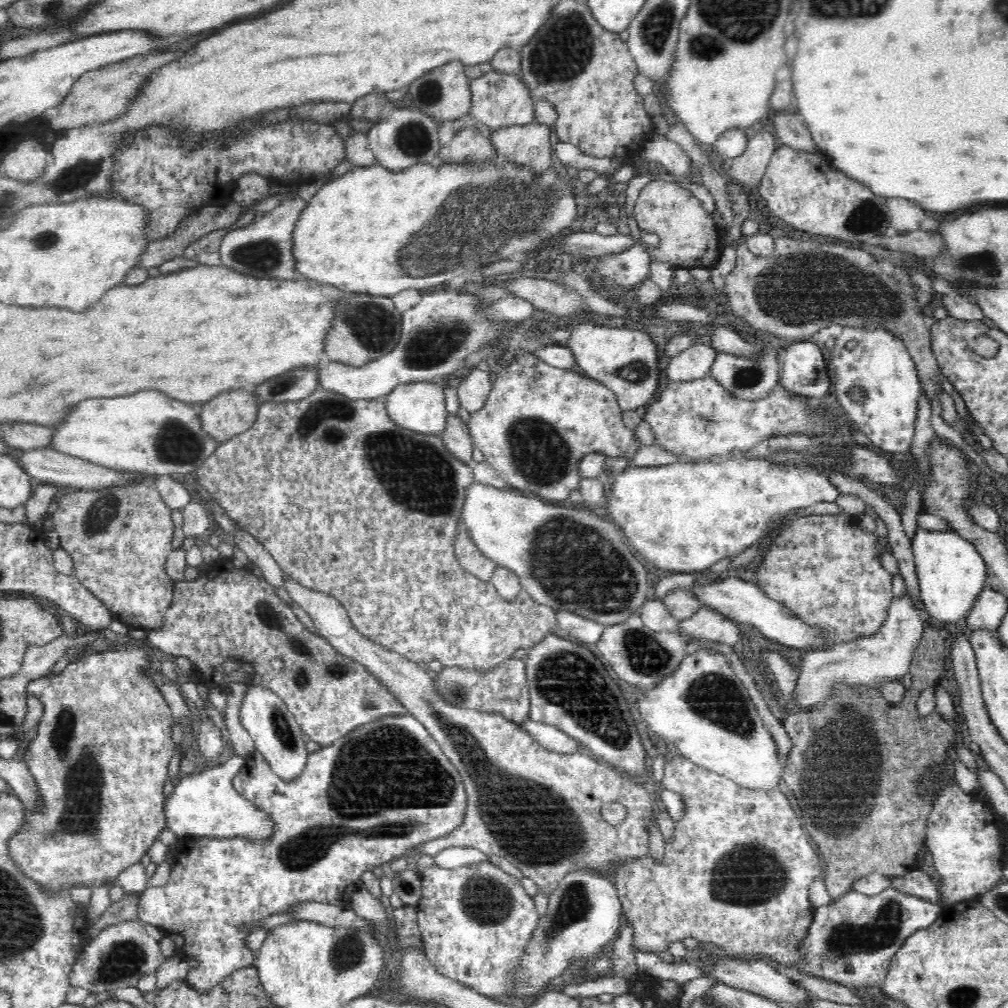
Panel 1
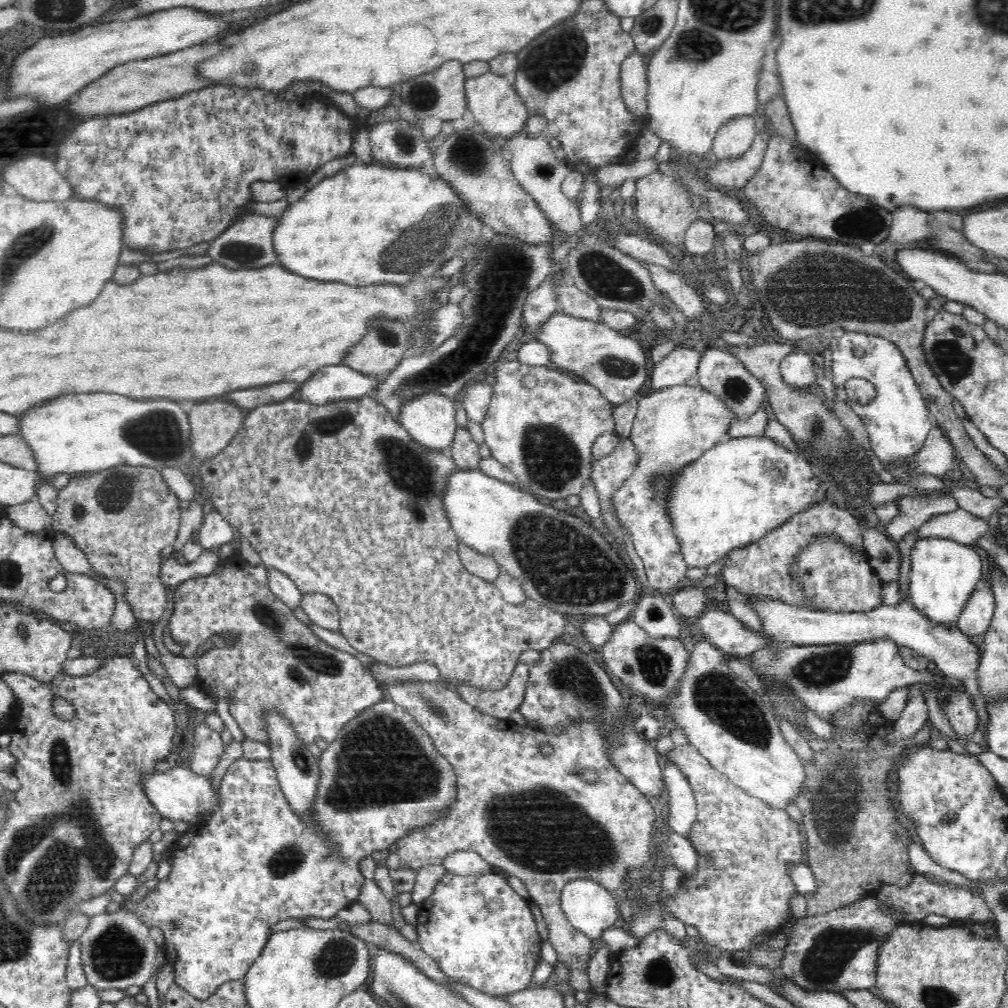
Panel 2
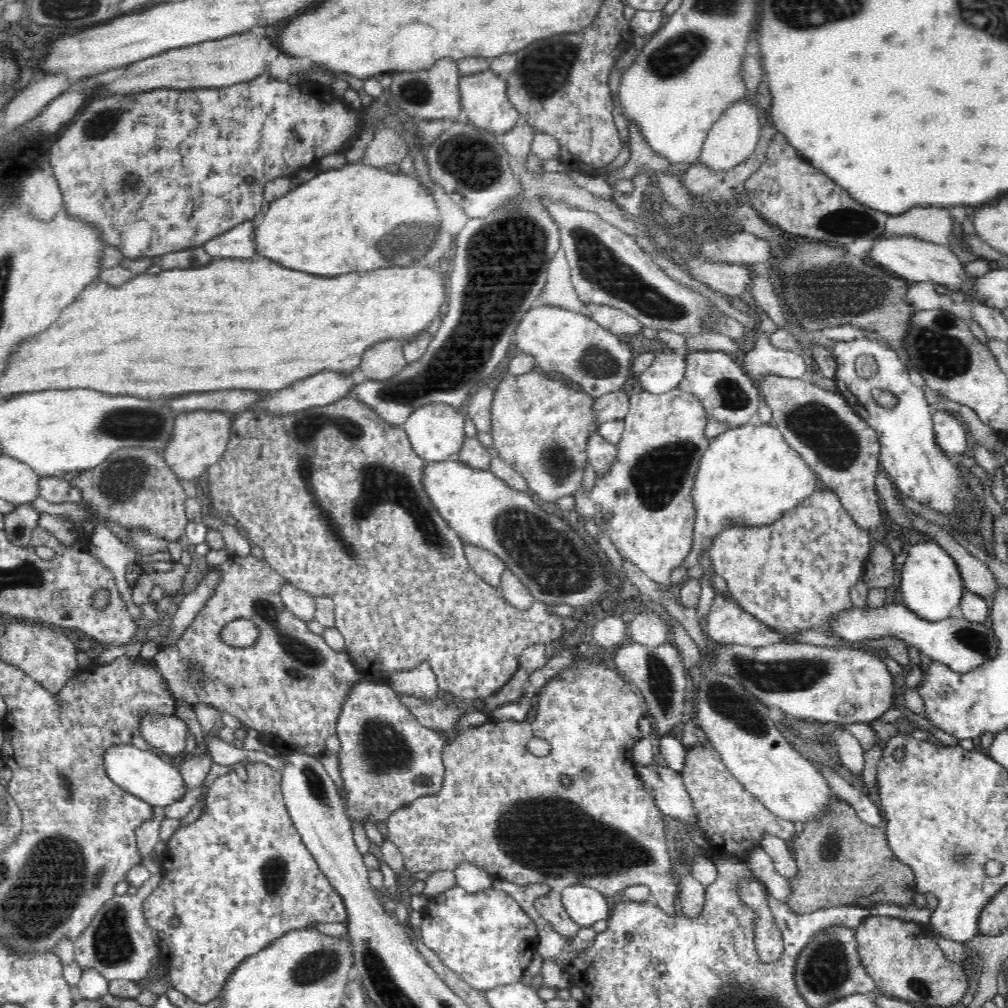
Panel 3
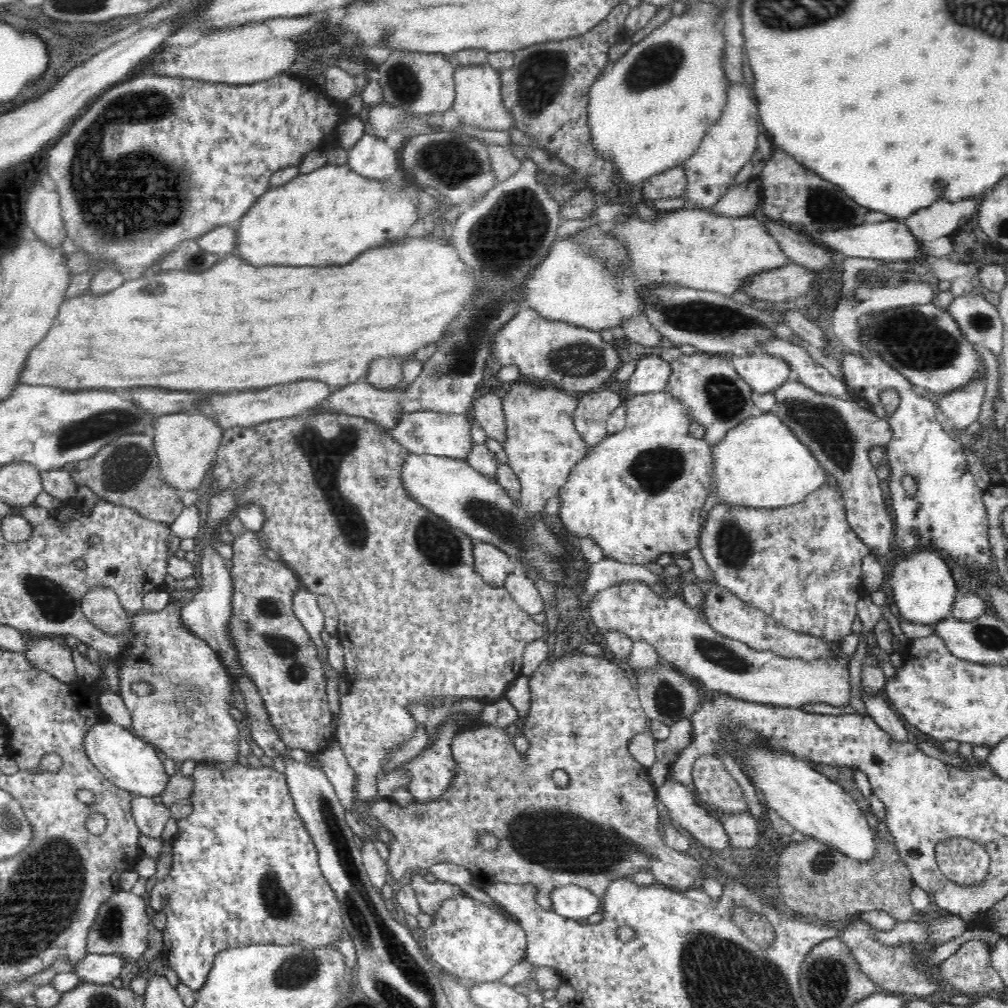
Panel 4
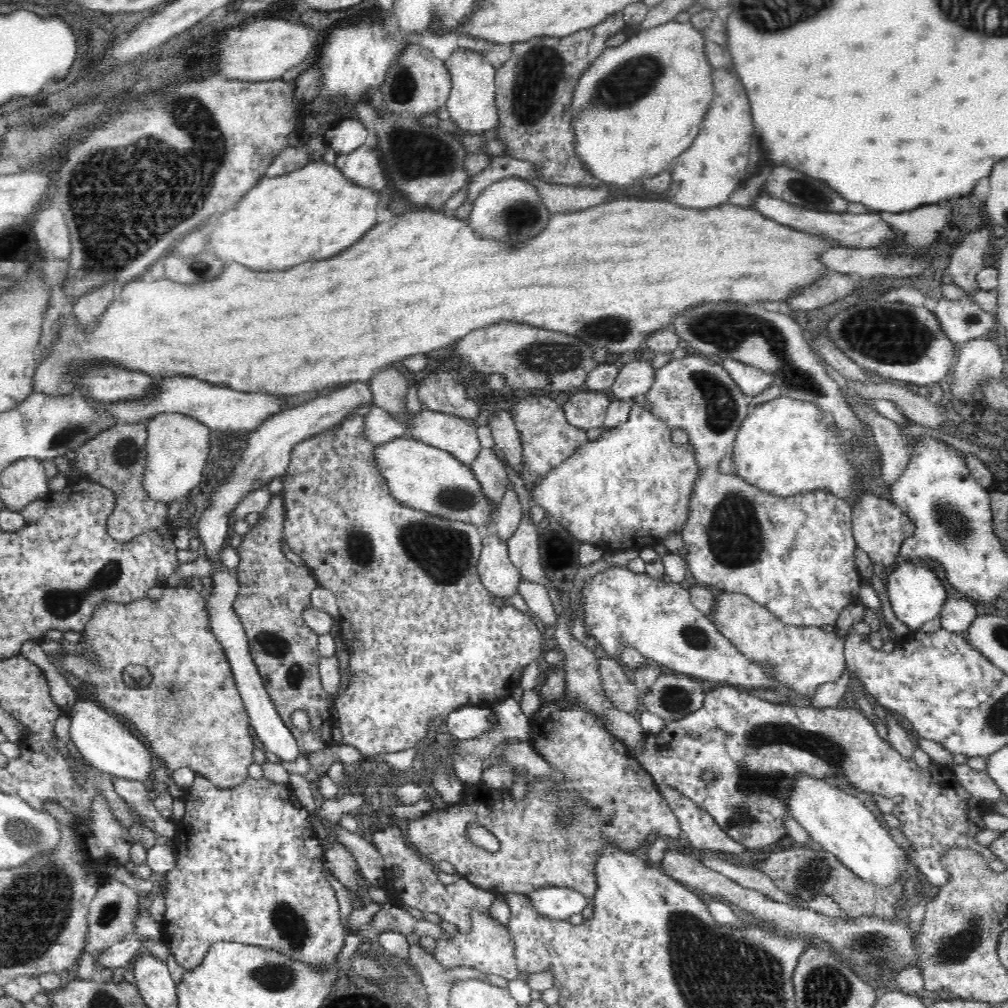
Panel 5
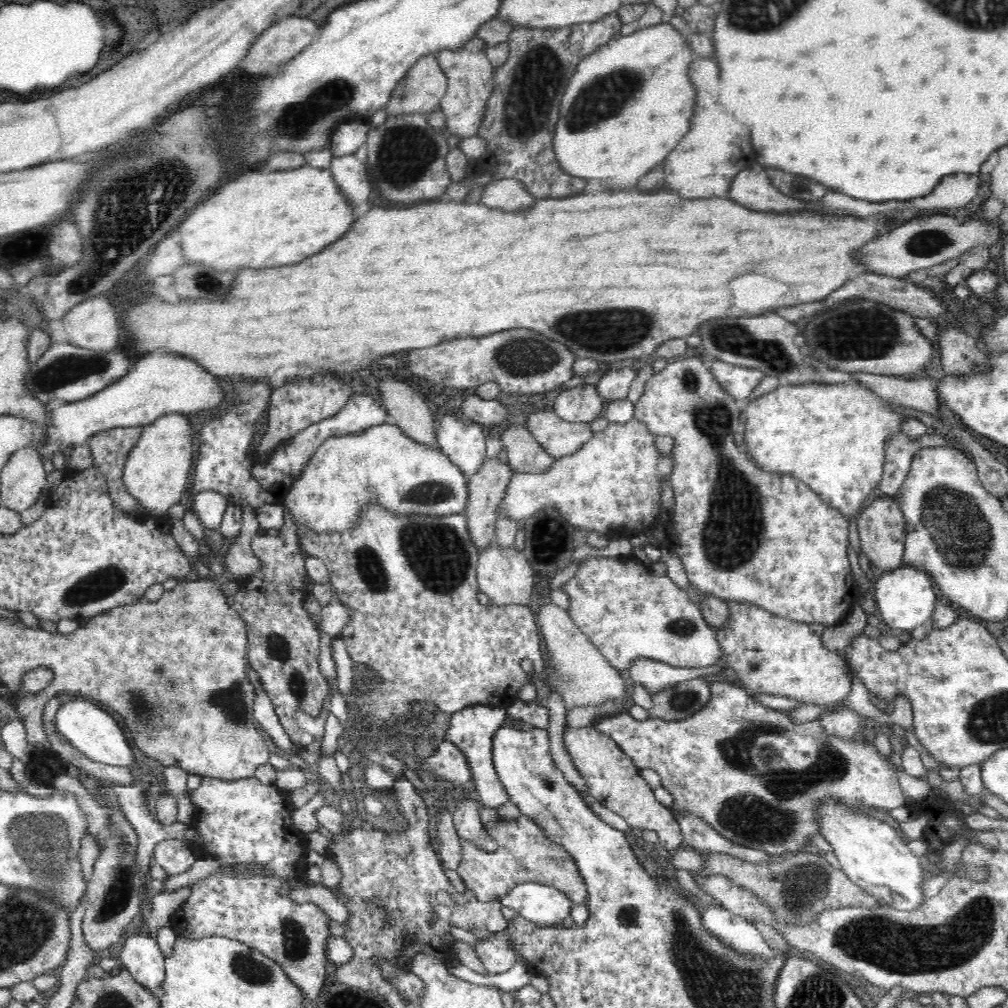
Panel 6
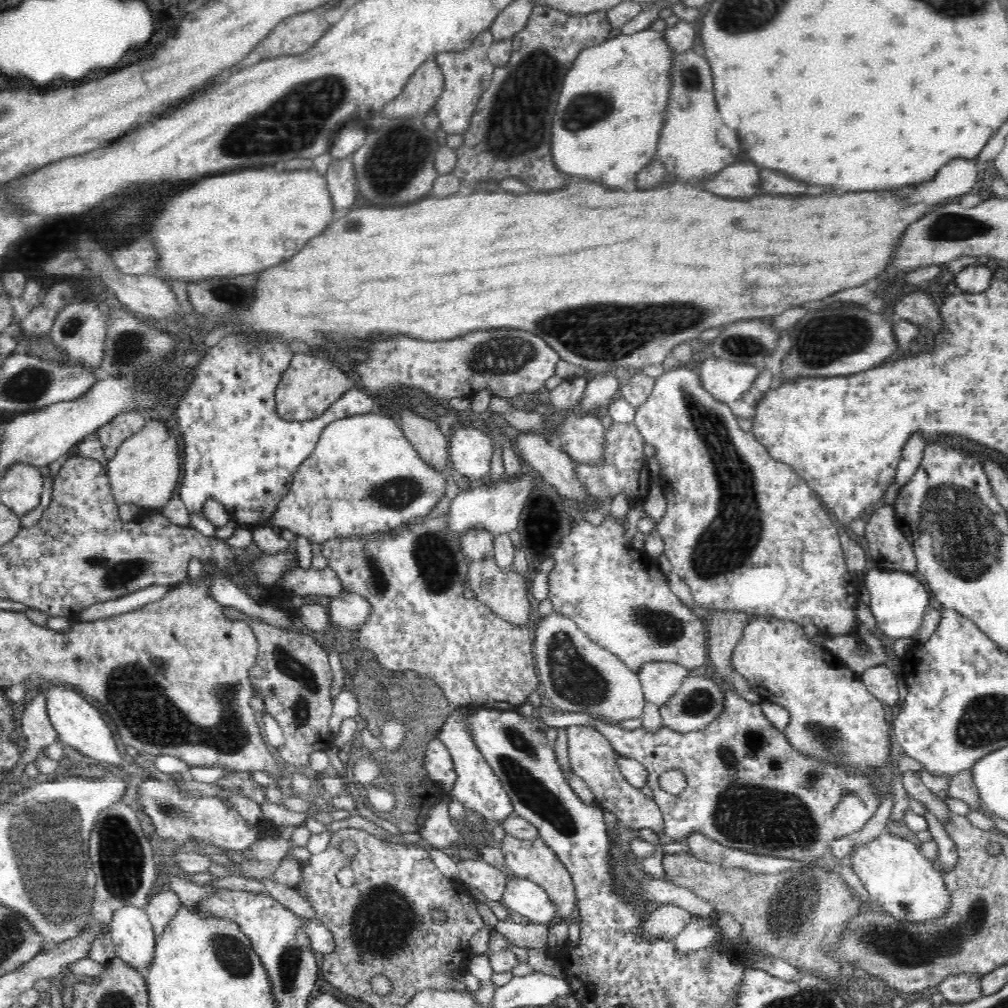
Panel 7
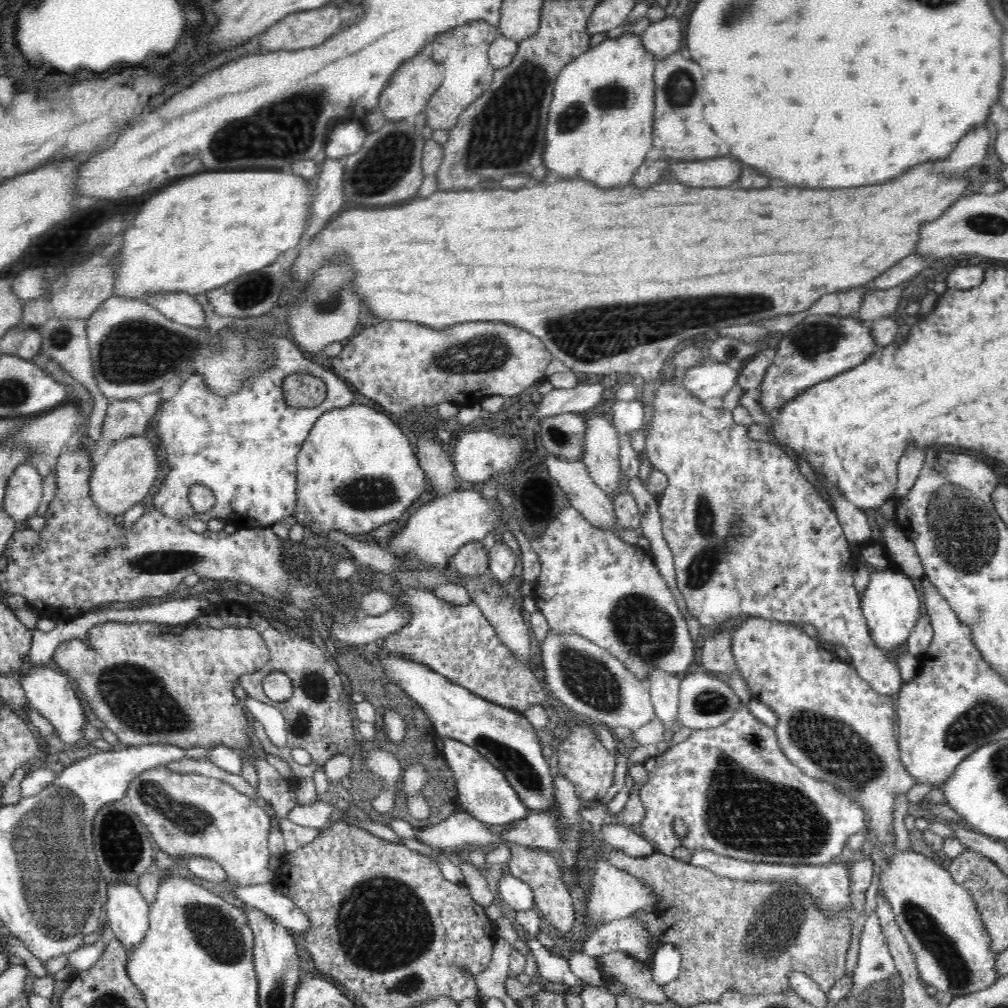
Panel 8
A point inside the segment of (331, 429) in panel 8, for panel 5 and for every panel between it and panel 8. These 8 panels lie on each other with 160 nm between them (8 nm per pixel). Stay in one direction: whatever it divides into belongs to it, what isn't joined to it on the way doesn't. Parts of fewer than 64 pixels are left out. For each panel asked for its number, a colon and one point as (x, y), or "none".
5: (421, 476)
6: (384, 465)
7: (363, 476)

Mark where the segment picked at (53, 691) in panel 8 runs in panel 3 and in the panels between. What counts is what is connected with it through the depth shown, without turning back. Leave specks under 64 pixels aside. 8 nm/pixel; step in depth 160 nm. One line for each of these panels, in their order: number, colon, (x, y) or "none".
3: (144, 773)
4: (129, 762)
5: (103, 740)
6: (90, 730)
7: (78, 724)

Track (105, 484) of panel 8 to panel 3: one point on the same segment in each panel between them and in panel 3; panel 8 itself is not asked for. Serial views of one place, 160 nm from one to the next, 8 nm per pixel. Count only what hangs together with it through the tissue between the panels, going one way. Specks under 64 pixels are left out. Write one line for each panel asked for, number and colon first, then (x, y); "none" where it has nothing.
3: (201, 436)
4: (186, 443)
5: (177, 445)
6: (157, 470)
7: (145, 471)

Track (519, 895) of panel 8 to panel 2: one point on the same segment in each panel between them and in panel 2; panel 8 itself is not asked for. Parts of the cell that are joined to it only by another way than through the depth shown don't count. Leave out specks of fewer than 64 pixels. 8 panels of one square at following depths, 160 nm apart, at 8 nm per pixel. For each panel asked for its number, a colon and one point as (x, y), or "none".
2: (589, 907)
3: (585, 905)
4: (573, 902)
5: (559, 902)
6: (545, 905)
7: (522, 895)

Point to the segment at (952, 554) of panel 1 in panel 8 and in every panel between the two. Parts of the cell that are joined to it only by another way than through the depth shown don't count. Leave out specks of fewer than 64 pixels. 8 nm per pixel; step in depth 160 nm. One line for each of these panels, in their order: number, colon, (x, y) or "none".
2: (944, 573)
3: (931, 584)
4: (922, 586)
5: (917, 596)
6: (905, 596)
7: (898, 601)
8: (890, 604)

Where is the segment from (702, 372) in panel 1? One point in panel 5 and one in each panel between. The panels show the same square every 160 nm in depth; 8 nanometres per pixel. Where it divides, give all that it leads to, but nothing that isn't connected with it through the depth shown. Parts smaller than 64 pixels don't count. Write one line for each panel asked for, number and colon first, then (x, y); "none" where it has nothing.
2: (682, 363)
3: (666, 372)
4: (652, 373)
5: (636, 377)

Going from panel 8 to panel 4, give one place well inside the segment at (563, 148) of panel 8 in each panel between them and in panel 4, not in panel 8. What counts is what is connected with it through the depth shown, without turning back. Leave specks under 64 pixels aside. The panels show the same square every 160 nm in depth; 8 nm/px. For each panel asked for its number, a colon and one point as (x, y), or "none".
4: (652, 107)
5: (639, 107)
6: (628, 104)
7: (608, 122)

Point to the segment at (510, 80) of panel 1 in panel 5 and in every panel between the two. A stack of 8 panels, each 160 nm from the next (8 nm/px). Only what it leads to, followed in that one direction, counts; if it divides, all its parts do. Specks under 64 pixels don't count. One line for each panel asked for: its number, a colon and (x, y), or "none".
2: (498, 109)
3: (484, 97)
4: (479, 103)
5: (472, 102)

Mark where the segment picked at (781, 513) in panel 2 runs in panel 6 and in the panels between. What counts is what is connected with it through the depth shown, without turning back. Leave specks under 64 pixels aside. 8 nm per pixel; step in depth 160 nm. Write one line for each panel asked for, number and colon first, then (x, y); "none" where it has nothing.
3: (749, 476)
4: (759, 464)
5: (782, 450)
6: (832, 438)

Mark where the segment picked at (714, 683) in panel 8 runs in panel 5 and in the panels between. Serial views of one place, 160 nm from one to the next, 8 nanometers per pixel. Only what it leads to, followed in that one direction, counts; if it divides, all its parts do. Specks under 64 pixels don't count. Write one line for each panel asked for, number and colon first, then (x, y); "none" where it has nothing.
5: (671, 696)
6: (675, 703)
7: (698, 702)

